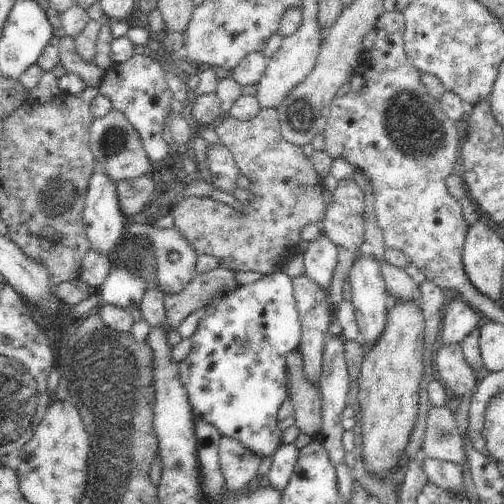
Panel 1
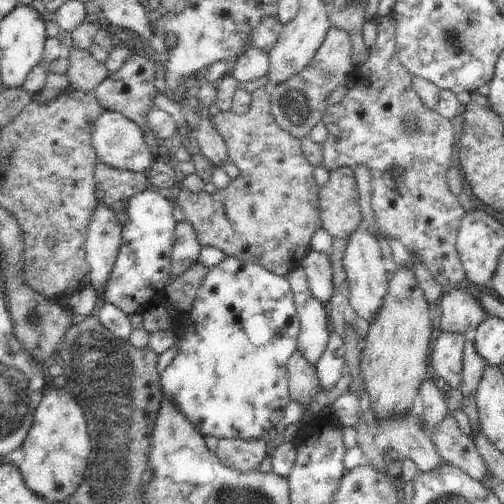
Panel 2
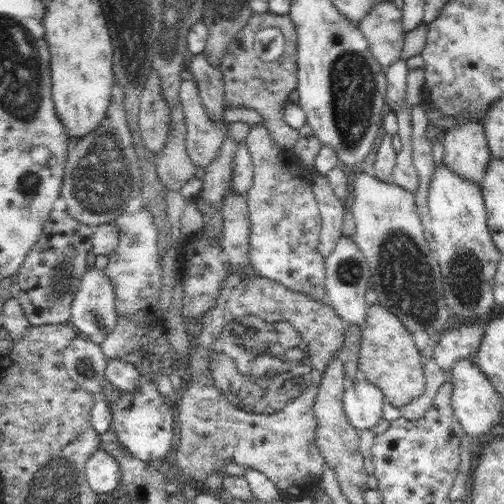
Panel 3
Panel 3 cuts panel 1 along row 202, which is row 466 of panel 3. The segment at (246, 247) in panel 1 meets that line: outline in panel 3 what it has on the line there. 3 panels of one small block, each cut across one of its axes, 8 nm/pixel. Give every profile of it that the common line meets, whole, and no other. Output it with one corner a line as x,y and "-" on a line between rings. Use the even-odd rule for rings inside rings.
225,266
225,268
227,268
227,278
221,284
221,296
217,298
217,306
211,312
205,314
201,332
191,336
189,356
185,360
189,364
191,378
189,378
189,384
183,384
183,390
177,396
177,418
179,418
177,426
179,426
179,432
181,432
181,440
175,448
177,450
175,466
169,472
175,478
177,476
181,476
181,478
189,476
197,484
197,488
201,488
201,484
205,482
205,478
211,472
221,472
221,468
225,464
233,462
237,466
247,466
247,468
253,468
253,470
265,474
265,478
269,478
269,482
273,482
273,486
279,490
281,498
285,498
285,500
293,502
293,500
309,498
319,488
319,480
321,480
321,474
323,474
323,468
325,468
325,458
321,456
321,452
317,448
317,442
315,442
315,438
317,438
317,418
313,414
313,404
315,404
315,396
317,396
317,390
319,390
325,368
329,366
331,358
335,358
343,350
343,342
345,342
343,320
341,320
341,316
335,314
335,310
327,302
311,298
303,292
285,290
277,282
271,282
271,280
265,280
265,278
257,278
257,276
255,278
251,278
251,276
241,278
229,266

